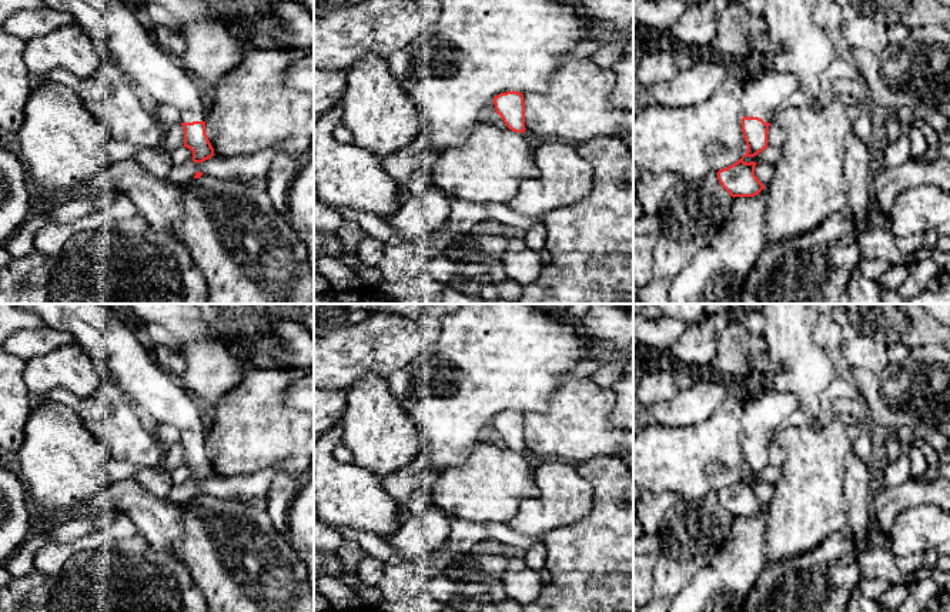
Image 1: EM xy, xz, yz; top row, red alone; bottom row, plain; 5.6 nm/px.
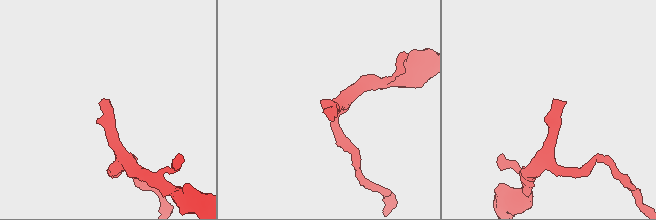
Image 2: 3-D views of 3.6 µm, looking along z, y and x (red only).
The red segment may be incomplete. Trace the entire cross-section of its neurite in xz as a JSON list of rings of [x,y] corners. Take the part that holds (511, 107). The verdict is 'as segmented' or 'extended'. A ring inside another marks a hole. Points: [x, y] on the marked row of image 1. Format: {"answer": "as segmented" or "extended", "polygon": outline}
{"answer": "as segmented", "polygon": [[[506,91],[494,97],[496,114],[515,133],[525,133],[525,101],[519,91]]]}

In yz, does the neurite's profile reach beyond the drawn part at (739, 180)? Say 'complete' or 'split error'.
split error

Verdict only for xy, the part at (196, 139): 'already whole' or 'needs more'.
needs more

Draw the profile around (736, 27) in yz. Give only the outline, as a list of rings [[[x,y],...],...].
[[[765,0],[760,19],[752,16],[742,3],[727,3],[722,9],[717,33],[710,43],[715,56],[735,64],[750,63],[756,57],[759,64],[796,76],[800,91],[806,94],[809,106],[816,108],[819,94],[822,93],[822,73],[833,61],[843,57],[837,37],[826,33],[812,20],[816,1],[817,0]],[[762,31],[766,33],[769,40],[775,43],[779,50],[757,57],[752,39]]]

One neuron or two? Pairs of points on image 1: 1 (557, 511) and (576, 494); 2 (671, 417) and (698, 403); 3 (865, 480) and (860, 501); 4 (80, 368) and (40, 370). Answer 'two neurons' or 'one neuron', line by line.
1: one neuron
2: one neuron
3: one neuron
4: one neuron

